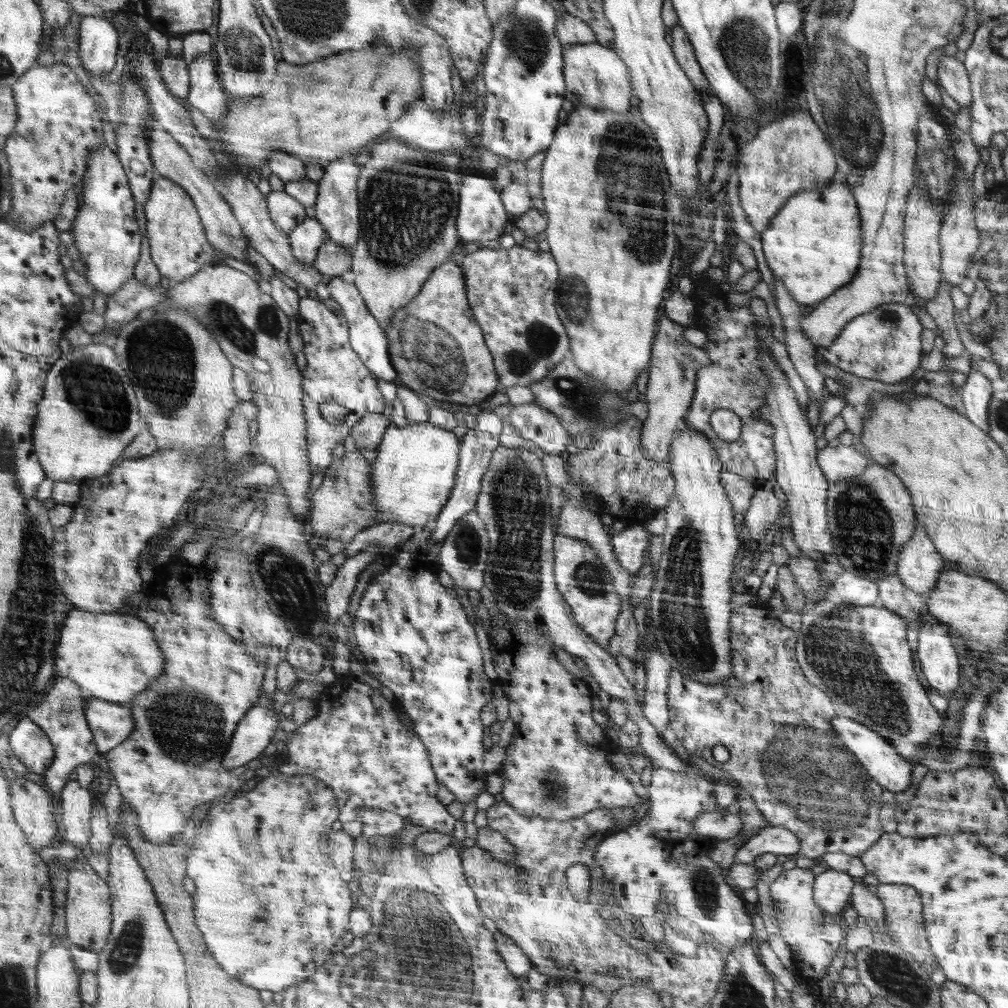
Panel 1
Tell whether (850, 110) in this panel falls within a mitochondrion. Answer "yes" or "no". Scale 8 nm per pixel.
yes

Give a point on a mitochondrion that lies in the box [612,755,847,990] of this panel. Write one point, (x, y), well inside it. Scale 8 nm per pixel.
(702, 884)

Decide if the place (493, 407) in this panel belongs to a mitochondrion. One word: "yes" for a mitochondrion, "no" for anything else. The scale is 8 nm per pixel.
no

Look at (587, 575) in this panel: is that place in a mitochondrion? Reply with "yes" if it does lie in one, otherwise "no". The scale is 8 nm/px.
yes

